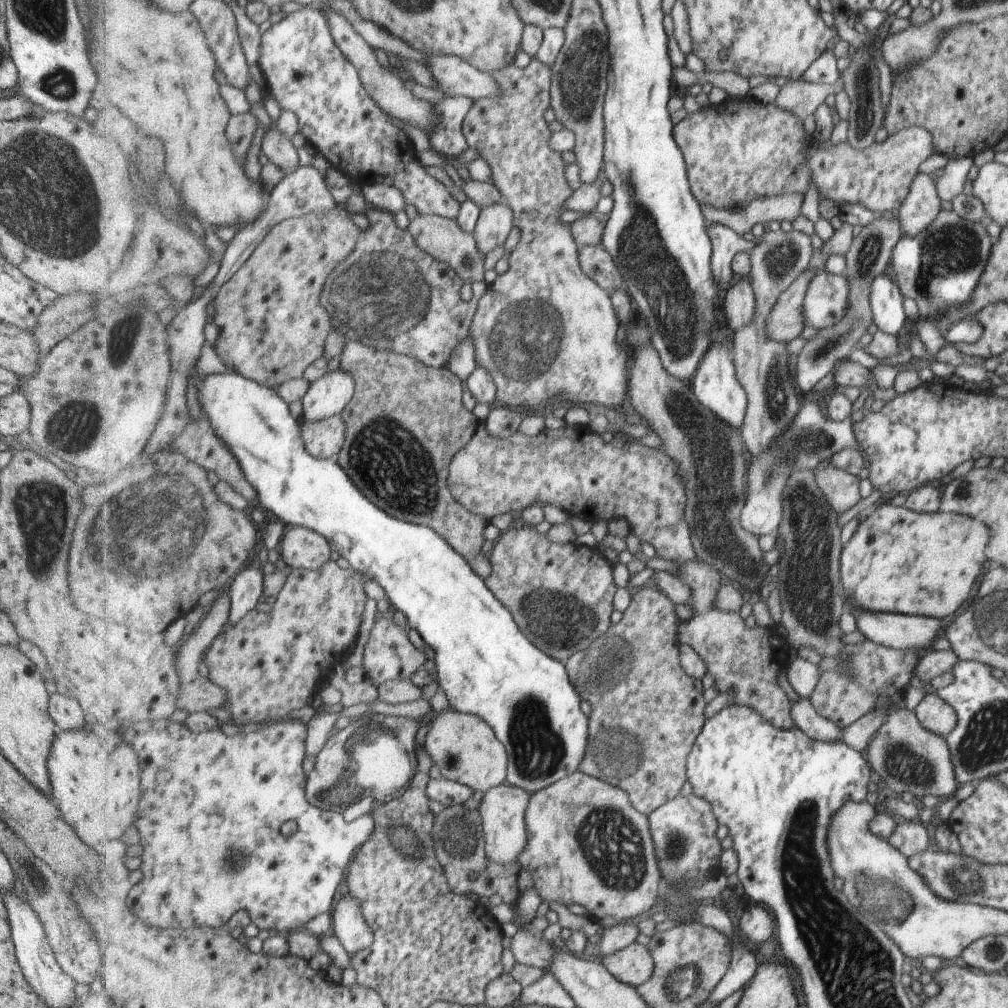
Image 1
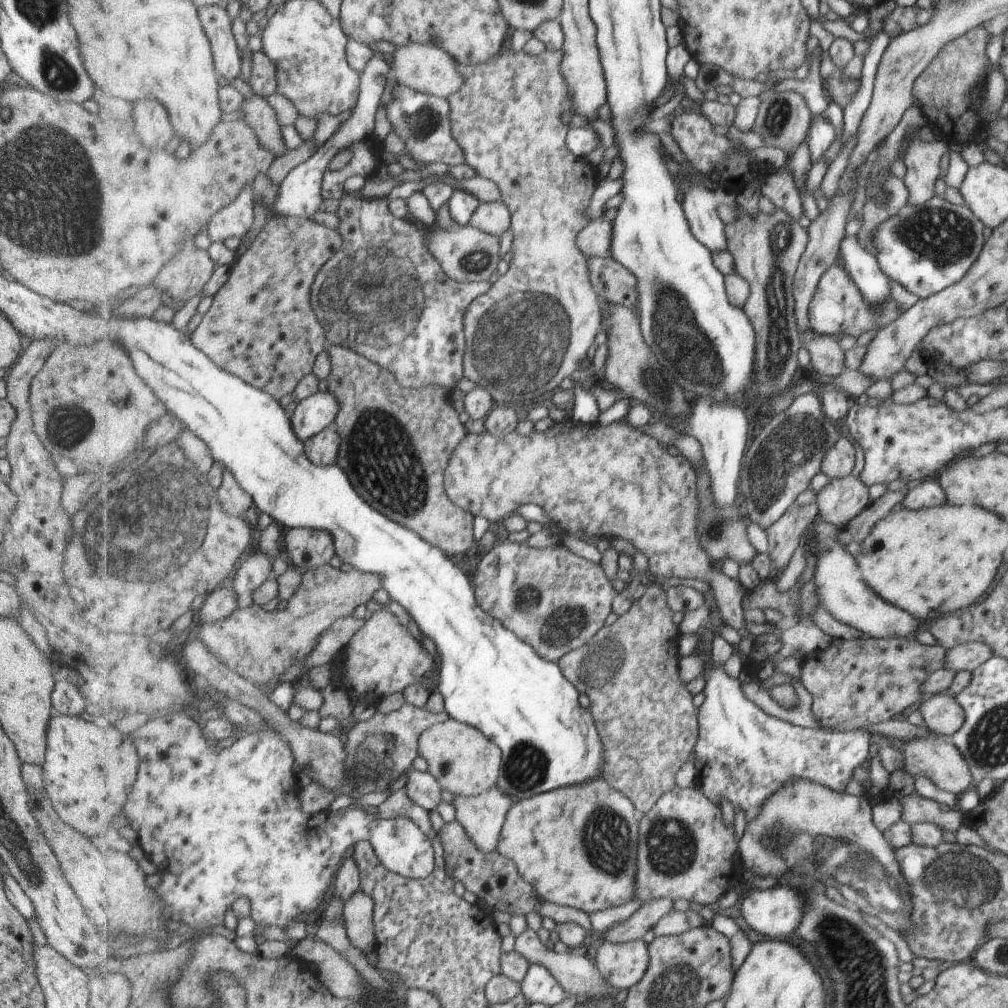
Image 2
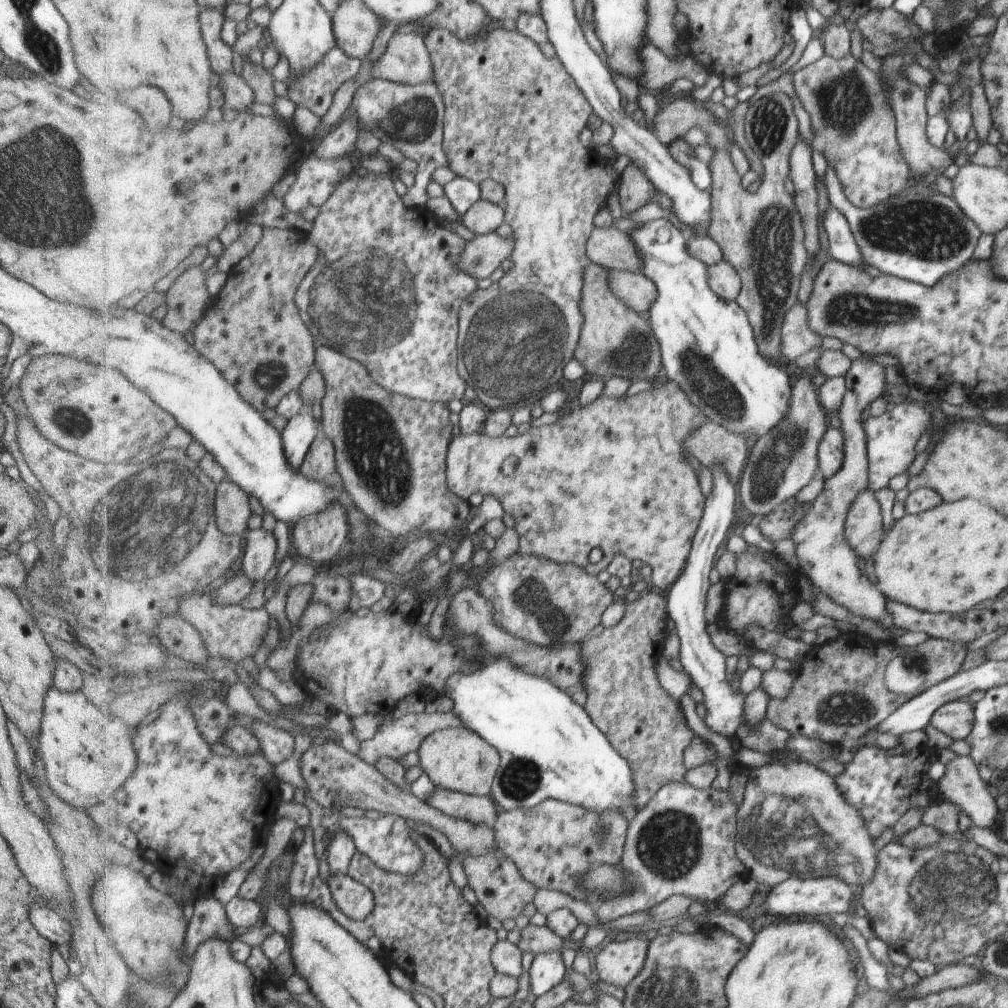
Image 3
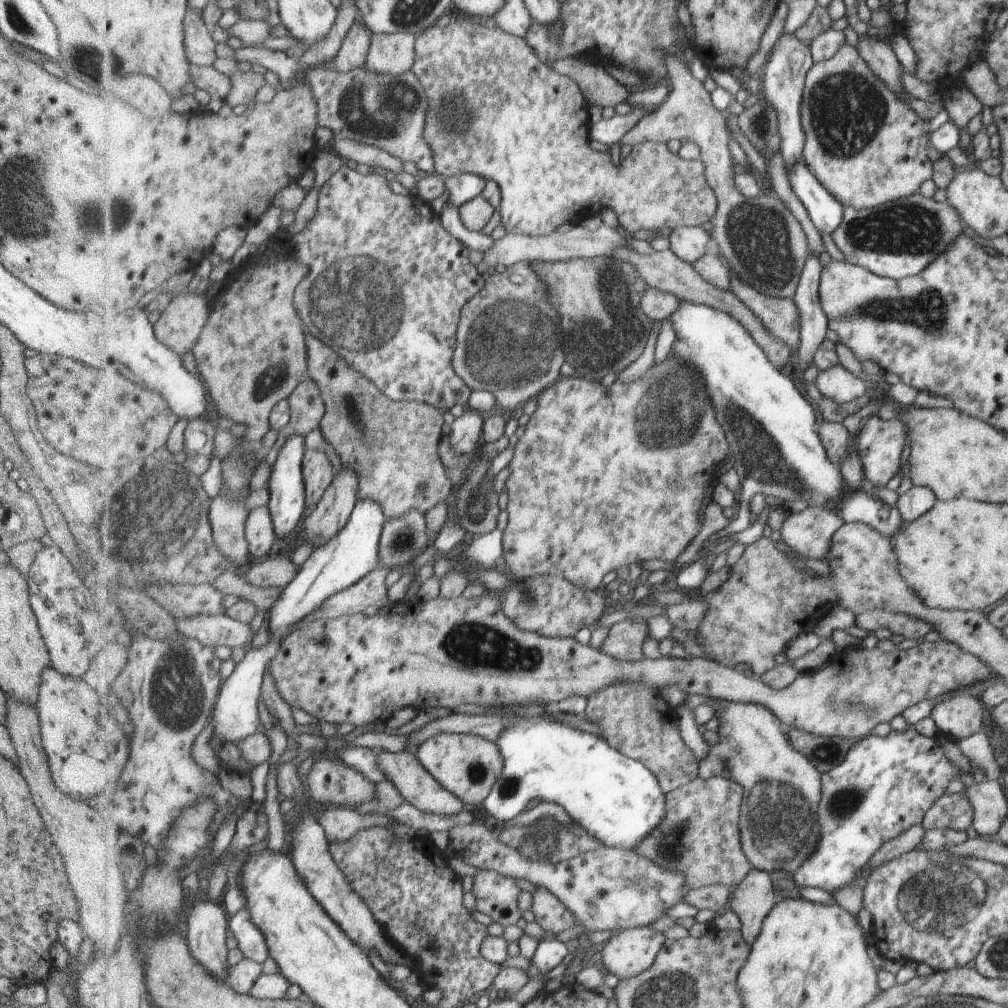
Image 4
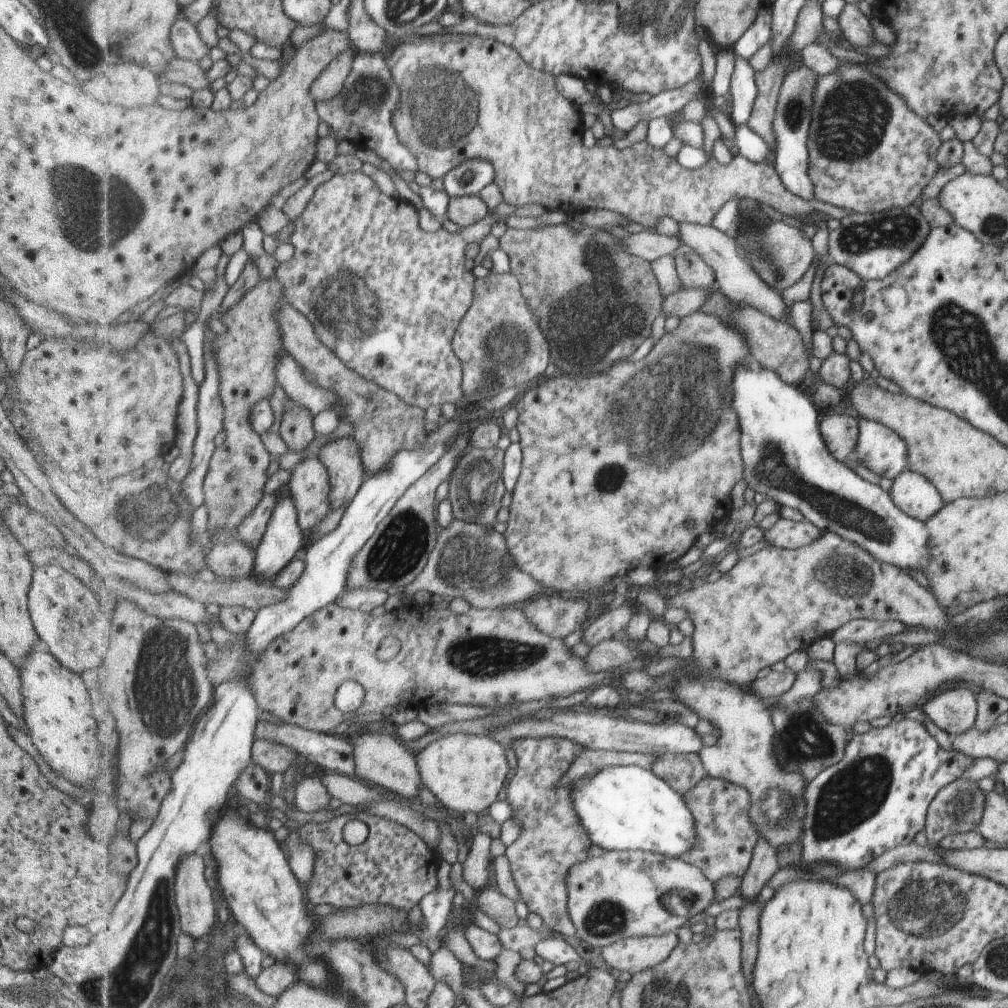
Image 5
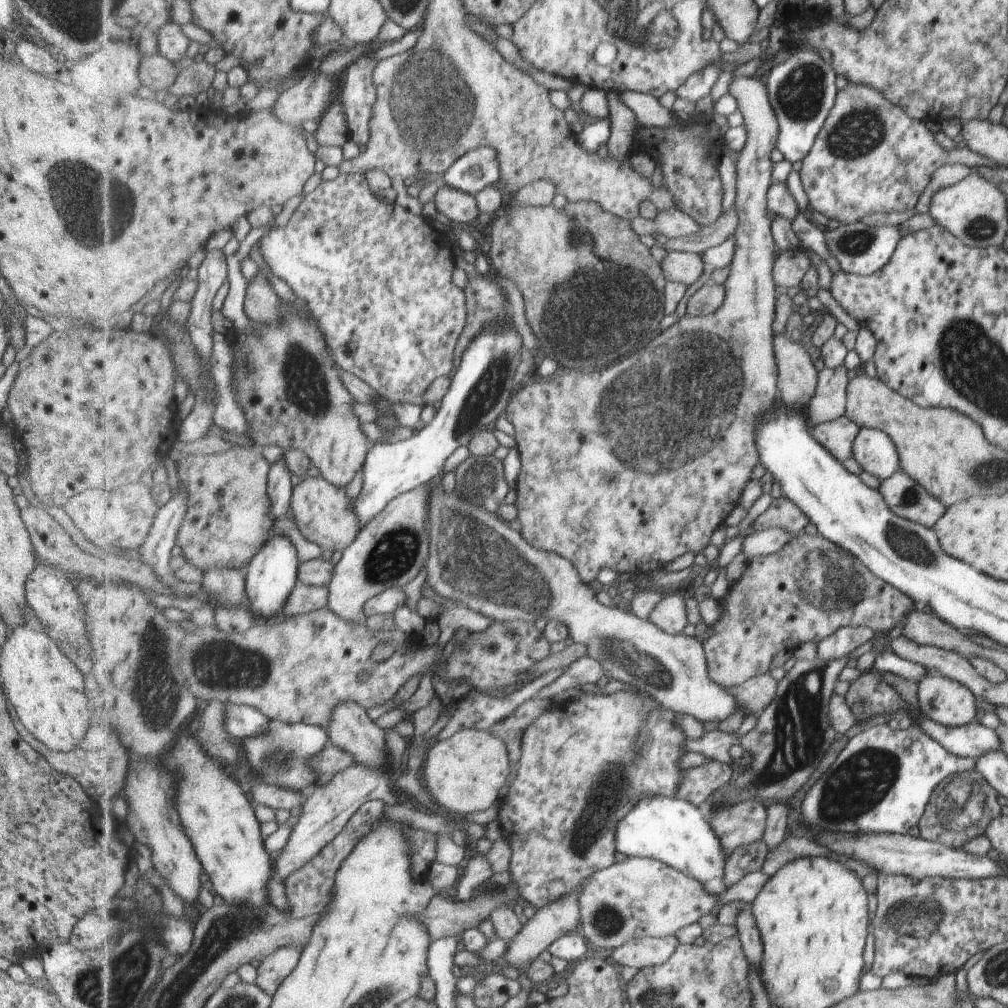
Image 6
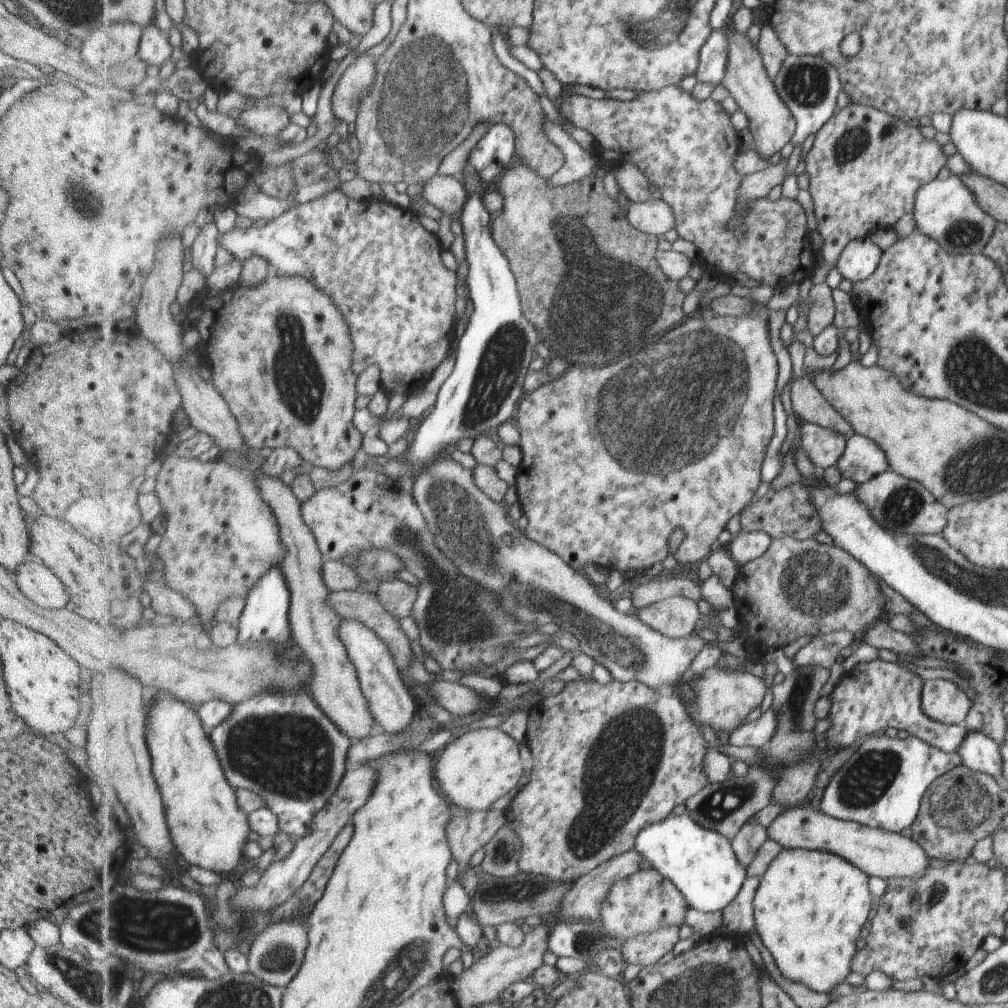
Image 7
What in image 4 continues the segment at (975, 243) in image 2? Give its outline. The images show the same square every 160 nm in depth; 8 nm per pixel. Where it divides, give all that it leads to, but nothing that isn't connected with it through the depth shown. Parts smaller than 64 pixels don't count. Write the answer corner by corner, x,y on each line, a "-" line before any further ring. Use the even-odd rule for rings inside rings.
917,191
910,197
899,198
897,201
885,202
884,205
874,209
856,210
845,207
843,221
831,235
833,244
843,254
844,262
851,262
856,266
863,266
877,276
893,280
907,278
921,274
927,268
929,262
939,258
939,254
951,246
951,242
957,240
959,234
963,234
966,227
961,223
960,215
949,206
947,202
935,202
933,198
925,198

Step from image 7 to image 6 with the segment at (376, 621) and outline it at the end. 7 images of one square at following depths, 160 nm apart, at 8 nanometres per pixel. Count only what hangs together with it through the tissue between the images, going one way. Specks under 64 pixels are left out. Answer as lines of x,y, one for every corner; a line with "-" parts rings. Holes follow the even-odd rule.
298,582
296,590
293,590
289,601
285,604
284,617
289,618
306,614
317,609
326,608
330,602
329,587
315,588

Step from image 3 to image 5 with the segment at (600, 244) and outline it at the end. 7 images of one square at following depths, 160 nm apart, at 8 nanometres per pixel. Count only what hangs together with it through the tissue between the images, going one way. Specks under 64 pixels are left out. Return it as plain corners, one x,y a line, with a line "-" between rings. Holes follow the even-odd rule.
719,287
710,289
712,296
703,305
701,311
719,315
726,323
739,329
748,339
754,363
775,372
783,382
789,385
803,385
809,357
797,330
783,321
771,318
758,308
733,302
724,296

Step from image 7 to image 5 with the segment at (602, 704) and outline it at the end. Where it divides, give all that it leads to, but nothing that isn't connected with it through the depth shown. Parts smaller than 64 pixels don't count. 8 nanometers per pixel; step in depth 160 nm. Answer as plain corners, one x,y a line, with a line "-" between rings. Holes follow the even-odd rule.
523,737
512,740
510,749
512,749
511,756
516,766
516,772
508,785
506,799
514,810
513,818
520,821
522,828
521,836
515,841
515,844
508,846
505,850
512,866
514,882
519,890
521,900
524,901
530,912
541,916
543,925
547,925
552,931
565,936
565,938
576,938
578,930
568,907
568,876
576,864
590,858
589,848
593,842
577,812
576,802
572,795
575,782
571,786
565,787
561,780
567,776
571,764
586,748
567,737

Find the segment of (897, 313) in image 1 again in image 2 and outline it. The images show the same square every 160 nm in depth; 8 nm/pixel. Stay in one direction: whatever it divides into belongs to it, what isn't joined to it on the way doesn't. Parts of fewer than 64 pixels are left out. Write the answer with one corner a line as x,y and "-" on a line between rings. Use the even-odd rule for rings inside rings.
845,235
839,241
841,265
860,289
864,301
878,305
889,299
889,280
879,268
876,258
862,247
855,235

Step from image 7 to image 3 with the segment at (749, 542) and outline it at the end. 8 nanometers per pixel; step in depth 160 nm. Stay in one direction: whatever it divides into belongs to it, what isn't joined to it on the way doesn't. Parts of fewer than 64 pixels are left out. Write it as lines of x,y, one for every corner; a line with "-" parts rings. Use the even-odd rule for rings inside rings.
861,352
859,356
850,362
850,368
844,376
844,396
841,406
836,414
840,422
840,432
844,436
844,462
841,470
833,474
833,477
823,481
823,490
811,502
811,506
805,510
803,518
795,524
791,541
795,545
795,556
797,557
798,573
807,578
810,584
825,594
835,604
842,606
848,613
853,616
859,616
873,622
888,623
889,610
888,602
876,587
875,582
871,579
868,569
860,570
857,566
857,554
853,548
849,546
844,535
844,522
847,520
848,511
852,507
852,503
856,501
857,494
866,490
868,485
868,462
867,462
867,436
864,434
863,418
868,405
886,393
888,386
884,380
885,366
881,366
879,362
873,360
874,353

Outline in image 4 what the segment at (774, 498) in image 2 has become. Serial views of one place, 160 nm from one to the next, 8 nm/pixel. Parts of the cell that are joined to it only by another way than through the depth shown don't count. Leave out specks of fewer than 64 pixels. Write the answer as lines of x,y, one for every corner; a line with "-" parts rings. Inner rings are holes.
793,33
779,35
763,67
765,86
762,96
777,112
777,132
781,138
780,154
785,176
802,159
803,144
805,144
805,134
801,130
800,122
800,103
804,77
812,64
811,54
807,48
803,48
805,45
803,43
803,41
799,42
-
808,252
804,274
800,275
796,295
792,299
799,316
799,348
796,353
802,374
811,366
813,354
827,331
825,314
818,300
818,281
822,268
817,257

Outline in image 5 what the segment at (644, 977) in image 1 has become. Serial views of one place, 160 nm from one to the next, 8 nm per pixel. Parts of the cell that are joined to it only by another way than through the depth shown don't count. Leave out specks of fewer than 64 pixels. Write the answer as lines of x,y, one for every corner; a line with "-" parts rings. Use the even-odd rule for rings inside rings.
679,934
656,937
629,937
601,950
608,966
631,975
665,962
681,942

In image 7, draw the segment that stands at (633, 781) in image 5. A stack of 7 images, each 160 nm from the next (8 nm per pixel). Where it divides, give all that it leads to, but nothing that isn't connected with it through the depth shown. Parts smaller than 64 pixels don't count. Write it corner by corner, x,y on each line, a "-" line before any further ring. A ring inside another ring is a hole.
687,811
680,816
669,815
660,823
653,823
647,829
642,830
634,848
645,855
653,869
657,869
665,878
675,883
681,894
684,894
691,909
704,913
723,912
727,909
736,900
749,876
748,868
737,856
732,841
717,831
702,827

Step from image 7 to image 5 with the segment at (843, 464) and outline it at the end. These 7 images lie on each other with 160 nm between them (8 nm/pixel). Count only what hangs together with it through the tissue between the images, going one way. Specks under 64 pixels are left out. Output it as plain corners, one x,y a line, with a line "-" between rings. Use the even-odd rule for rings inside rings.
859,419
859,436
854,451
857,460
877,476
893,480
905,466
904,439
884,424

